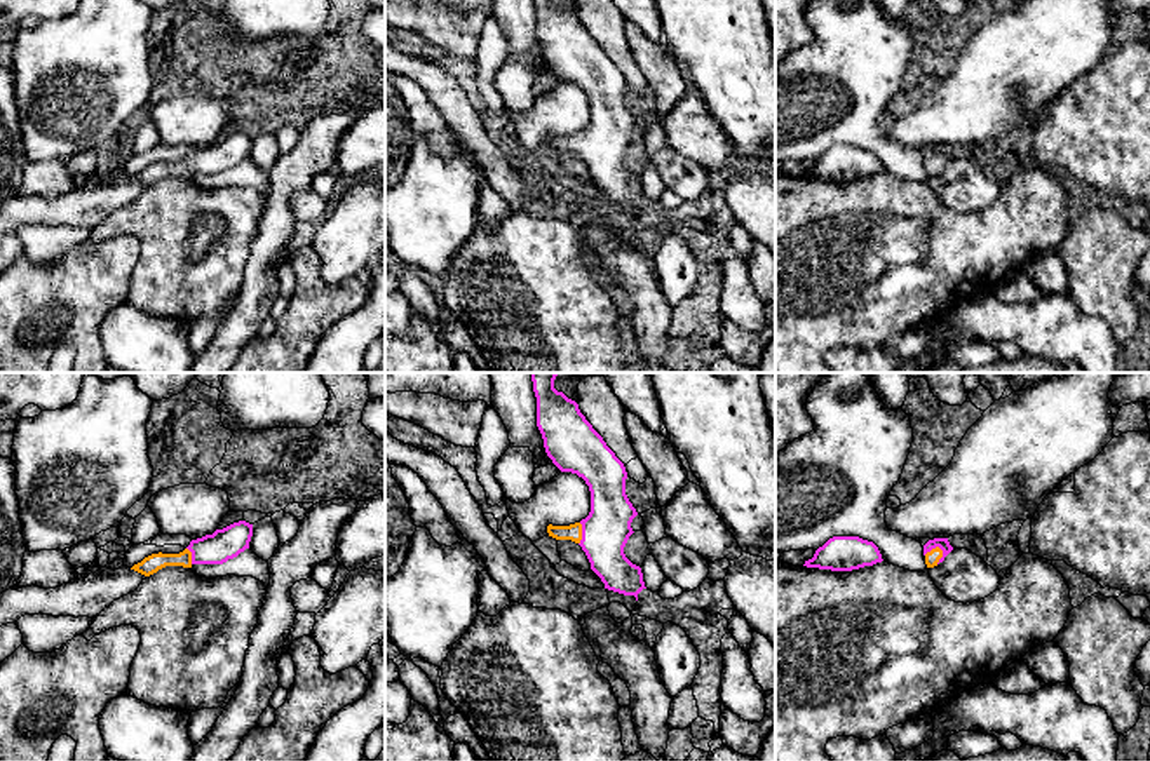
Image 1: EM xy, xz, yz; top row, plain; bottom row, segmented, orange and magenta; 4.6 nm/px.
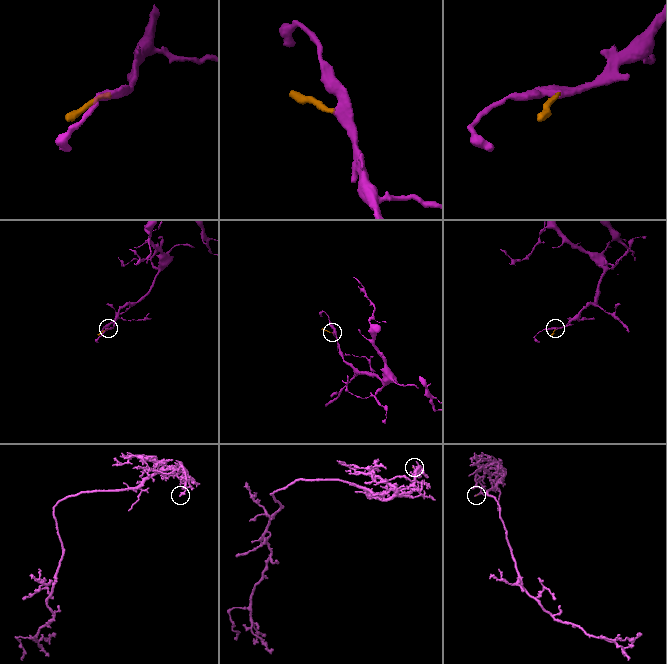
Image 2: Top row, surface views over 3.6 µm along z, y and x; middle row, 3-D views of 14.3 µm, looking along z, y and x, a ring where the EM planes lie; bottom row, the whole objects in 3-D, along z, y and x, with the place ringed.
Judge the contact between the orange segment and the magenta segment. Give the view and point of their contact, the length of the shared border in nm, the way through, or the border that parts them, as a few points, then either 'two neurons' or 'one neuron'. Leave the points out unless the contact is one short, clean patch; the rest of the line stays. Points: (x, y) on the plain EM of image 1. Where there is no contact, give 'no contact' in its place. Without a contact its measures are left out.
meets orange in yz at (933, 159); contact 100 nm long; runs through yz (933, 168), (933, 159), (943, 154); one neuron

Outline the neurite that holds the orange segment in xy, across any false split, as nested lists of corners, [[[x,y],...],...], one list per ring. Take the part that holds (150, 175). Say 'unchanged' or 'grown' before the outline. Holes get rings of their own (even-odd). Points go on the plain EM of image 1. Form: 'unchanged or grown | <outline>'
grown | [[[246,131],[233,132],[213,145],[192,150],[179,164],[152,164],[131,179],[150,186],[166,176],[192,178],[193,174],[223,174],[249,158],[253,134]]]

